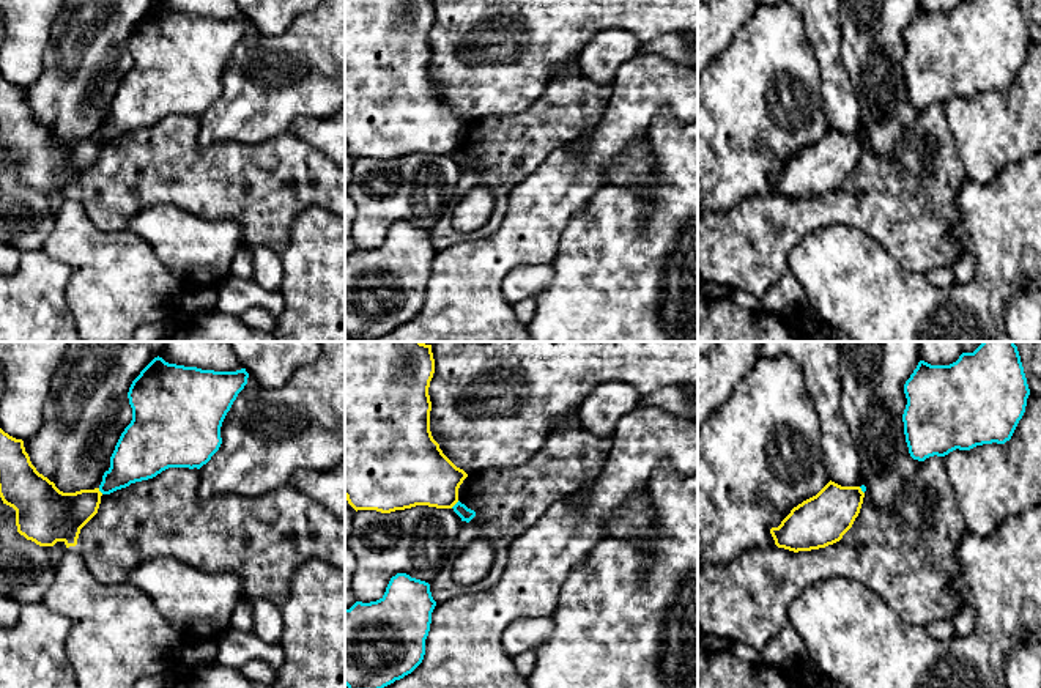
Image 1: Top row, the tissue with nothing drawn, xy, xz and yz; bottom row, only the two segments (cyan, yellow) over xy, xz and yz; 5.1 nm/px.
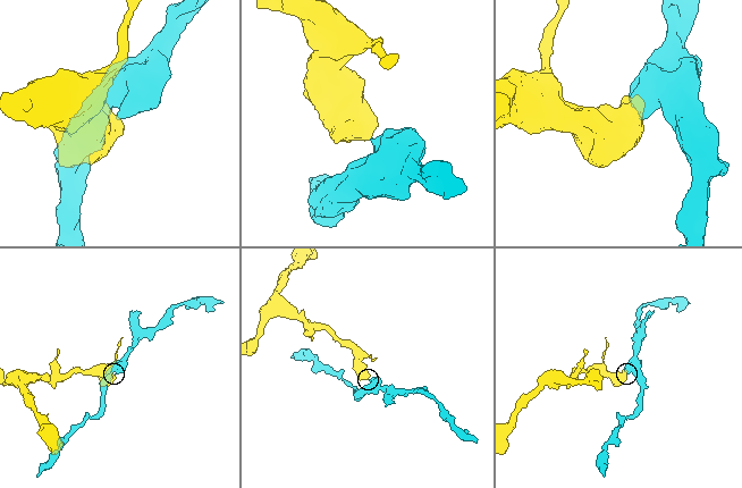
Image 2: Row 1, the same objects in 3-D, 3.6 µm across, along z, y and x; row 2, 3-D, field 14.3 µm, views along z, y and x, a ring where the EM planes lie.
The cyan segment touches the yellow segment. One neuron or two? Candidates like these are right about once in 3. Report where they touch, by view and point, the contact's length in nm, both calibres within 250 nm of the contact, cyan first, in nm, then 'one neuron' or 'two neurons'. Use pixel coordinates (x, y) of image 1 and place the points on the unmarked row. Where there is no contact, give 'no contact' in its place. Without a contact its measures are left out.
meets cyan in xz at (455, 151); contact 60 nm long; 70 nm thick on the cyan side, 320 nm on the other; two neurons

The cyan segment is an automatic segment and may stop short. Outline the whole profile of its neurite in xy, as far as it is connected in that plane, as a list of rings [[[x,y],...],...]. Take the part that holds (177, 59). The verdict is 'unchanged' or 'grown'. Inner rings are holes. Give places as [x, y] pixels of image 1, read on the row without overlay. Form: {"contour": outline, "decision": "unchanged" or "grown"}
{"contour": [[[154,5],[129,35],[132,68],[99,139],[110,142],[169,115],[206,112],[222,91],[222,69],[247,25],[246,16],[214,19]]], "decision": "unchanged"}

